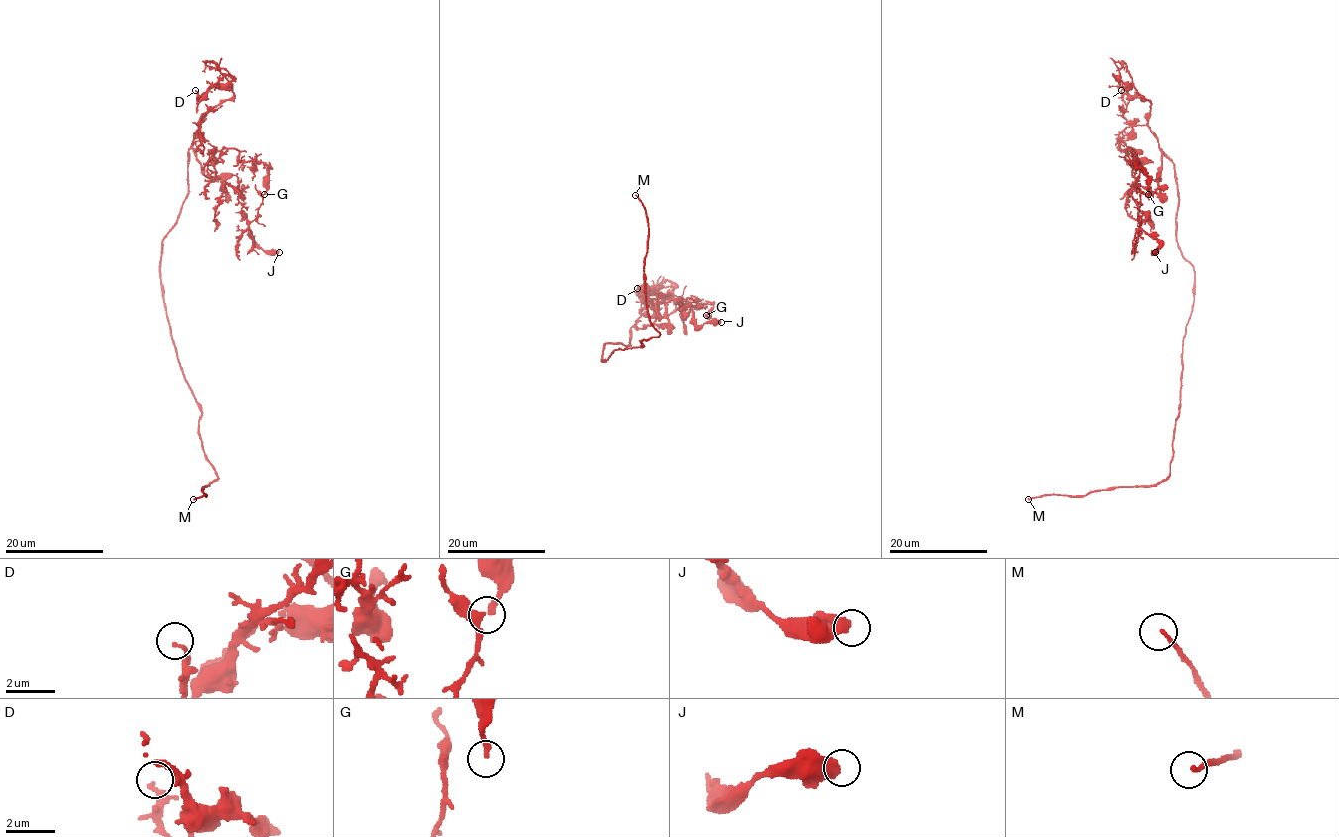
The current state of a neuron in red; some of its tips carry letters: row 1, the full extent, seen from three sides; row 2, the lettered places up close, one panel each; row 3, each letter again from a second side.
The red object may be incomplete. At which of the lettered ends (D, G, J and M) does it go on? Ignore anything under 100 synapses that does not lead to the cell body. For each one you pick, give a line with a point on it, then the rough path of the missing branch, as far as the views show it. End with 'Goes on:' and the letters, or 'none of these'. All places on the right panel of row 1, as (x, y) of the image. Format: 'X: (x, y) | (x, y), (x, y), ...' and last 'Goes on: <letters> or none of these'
M: (1028, 499)
Goes on: M

